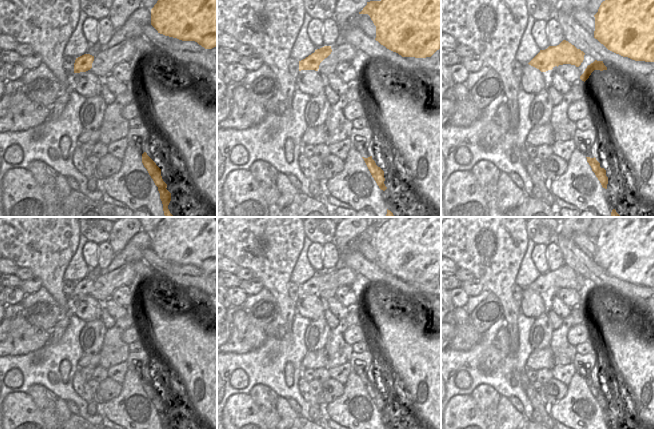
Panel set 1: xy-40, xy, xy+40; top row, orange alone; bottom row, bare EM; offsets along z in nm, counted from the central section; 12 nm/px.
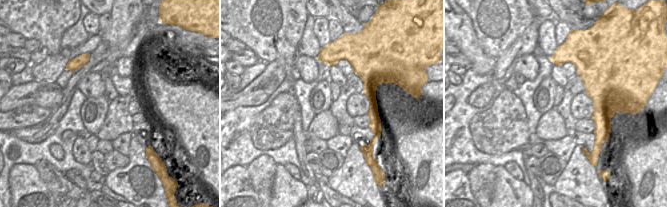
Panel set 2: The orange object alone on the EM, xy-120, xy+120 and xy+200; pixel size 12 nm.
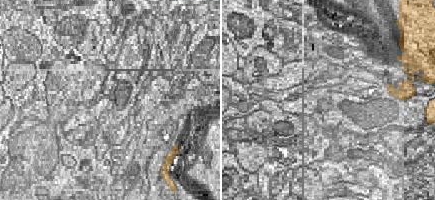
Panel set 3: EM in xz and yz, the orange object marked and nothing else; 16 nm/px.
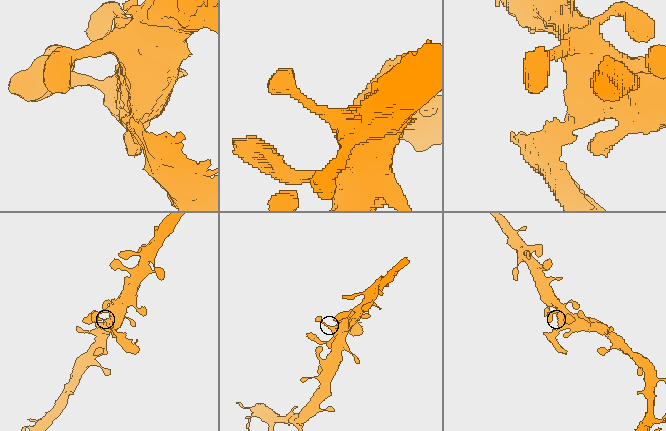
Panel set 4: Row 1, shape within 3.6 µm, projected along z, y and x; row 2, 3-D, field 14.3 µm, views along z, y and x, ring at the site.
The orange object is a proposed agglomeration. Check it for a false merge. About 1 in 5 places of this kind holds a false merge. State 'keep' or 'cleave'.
cleave

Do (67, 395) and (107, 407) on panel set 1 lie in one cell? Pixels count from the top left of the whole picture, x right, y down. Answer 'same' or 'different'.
different

